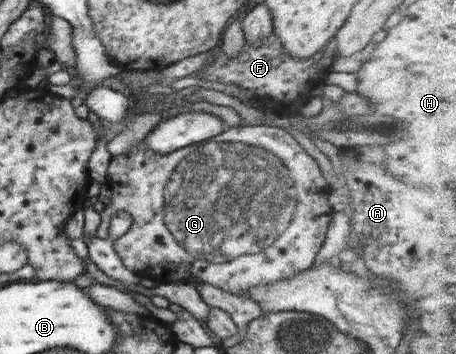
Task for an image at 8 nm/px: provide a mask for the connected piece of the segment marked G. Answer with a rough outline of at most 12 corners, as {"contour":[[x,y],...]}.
{"contour":[[285,129],[108,168],[123,265],[243,296],[308,270],[334,218]]}

